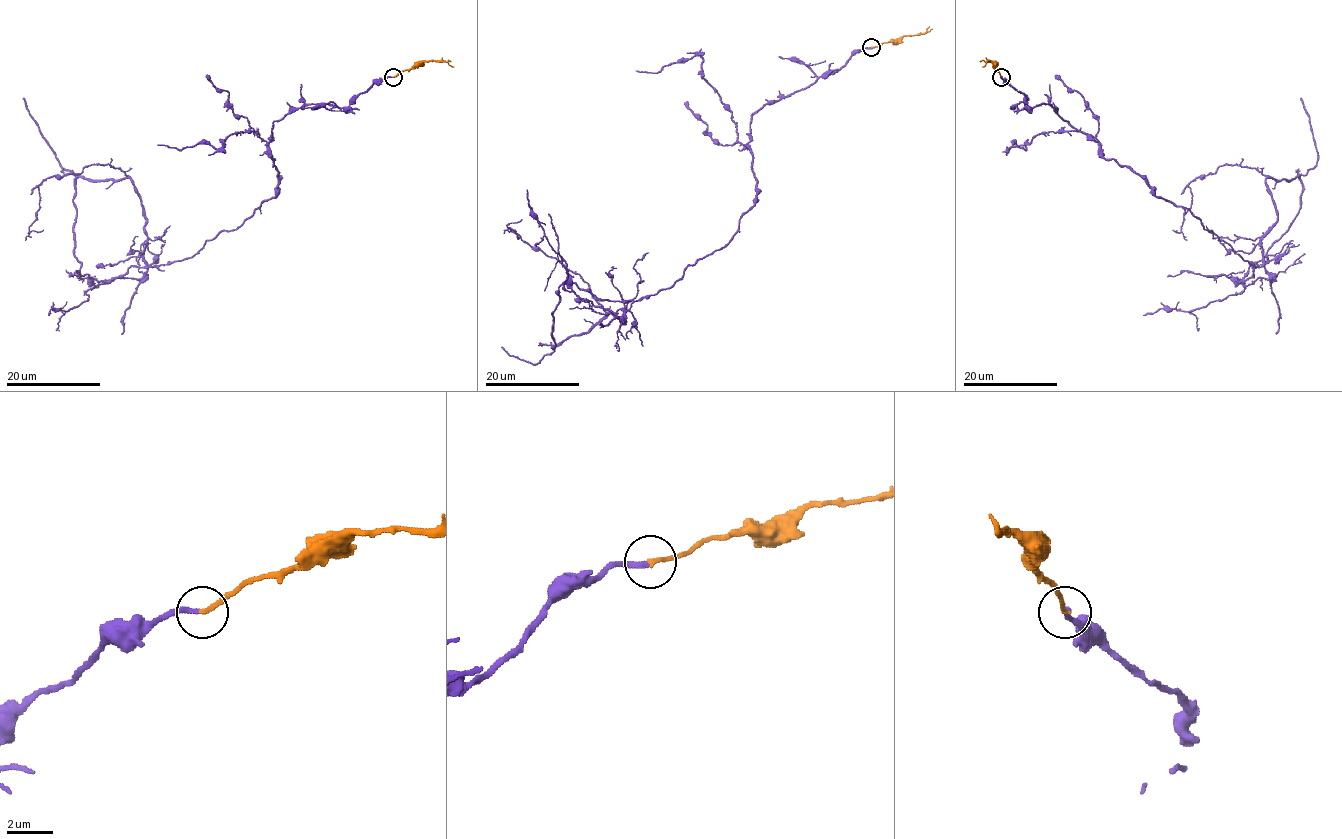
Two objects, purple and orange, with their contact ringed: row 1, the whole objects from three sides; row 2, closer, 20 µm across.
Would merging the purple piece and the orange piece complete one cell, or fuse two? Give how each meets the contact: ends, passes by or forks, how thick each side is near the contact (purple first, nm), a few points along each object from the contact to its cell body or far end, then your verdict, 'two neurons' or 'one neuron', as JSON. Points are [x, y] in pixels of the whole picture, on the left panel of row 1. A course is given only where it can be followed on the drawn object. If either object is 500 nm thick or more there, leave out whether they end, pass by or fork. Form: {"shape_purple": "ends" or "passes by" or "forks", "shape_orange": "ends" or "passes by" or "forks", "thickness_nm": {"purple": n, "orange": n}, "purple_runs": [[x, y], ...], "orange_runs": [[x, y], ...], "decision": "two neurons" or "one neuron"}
{"shape_purple": "ends", "shape_orange": "ends", "thickness_nm": {"purple": 220, "orange": 190}, "purple_runs": [[393, 77], [273, 124], [277, 194], [189, 257], [147, 263], [111, 166], [46, 178], [43, 229]], "orange_runs": [[393, 77], [420, 66], [426, 60], [441, 60], [453, 66]], "decision": "one neuron"}

